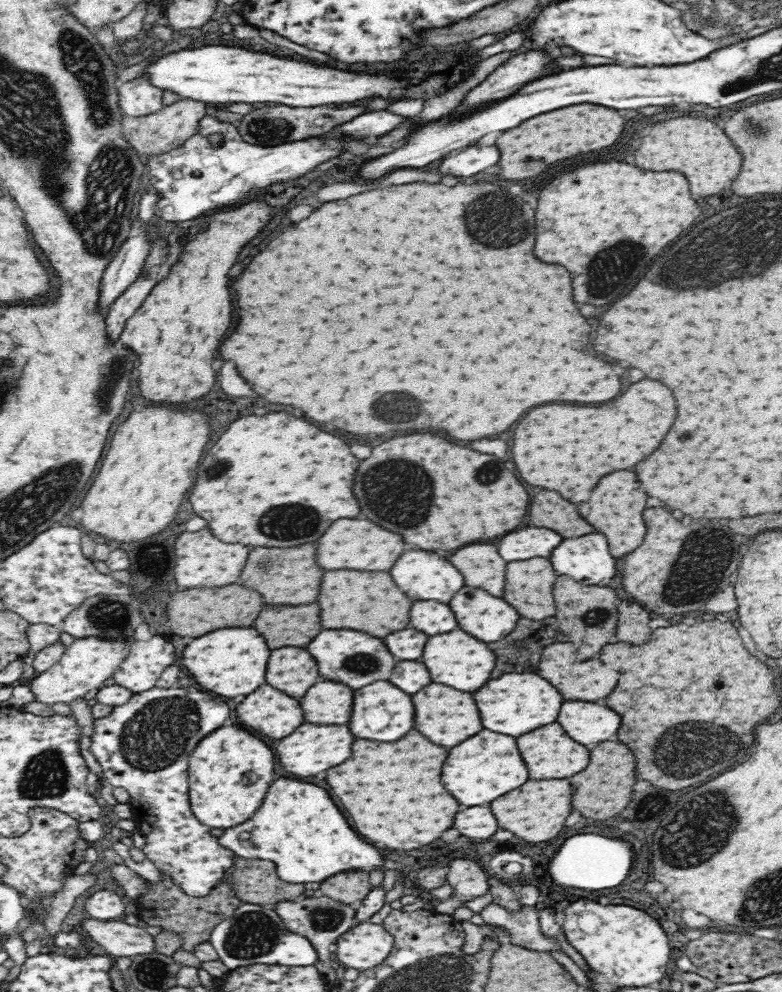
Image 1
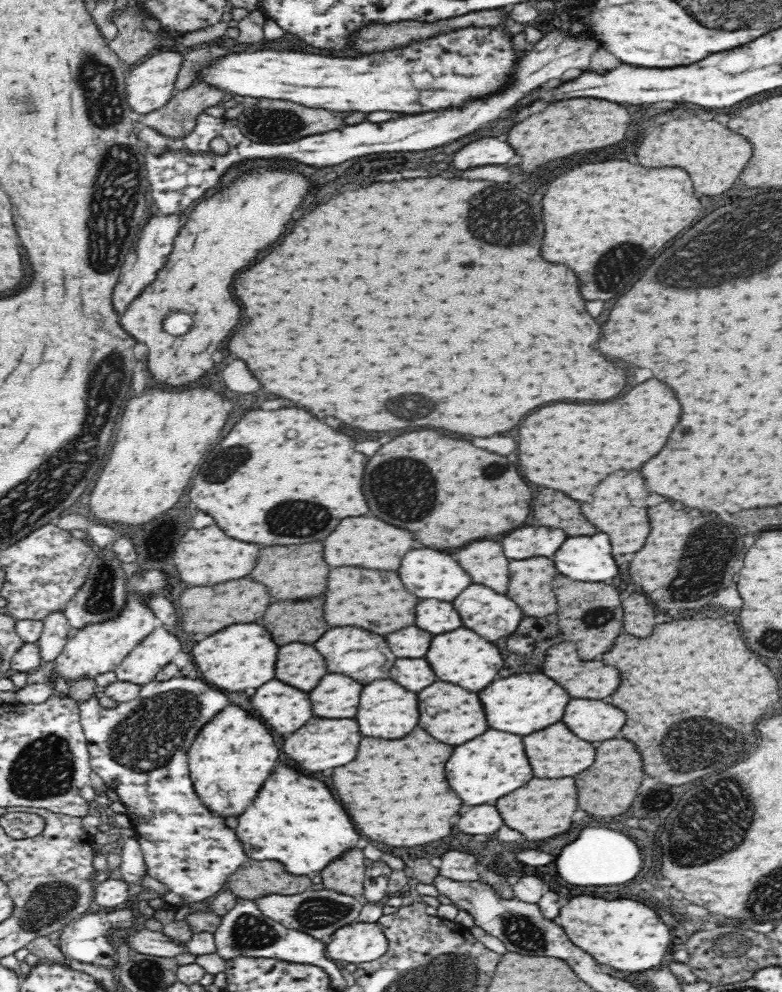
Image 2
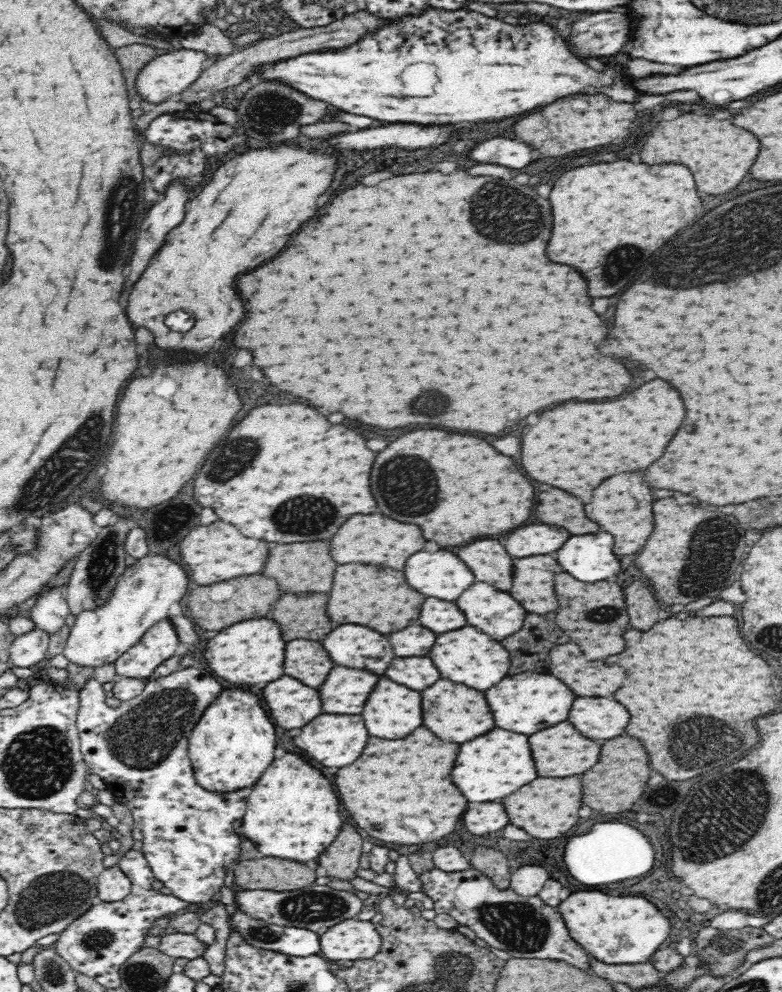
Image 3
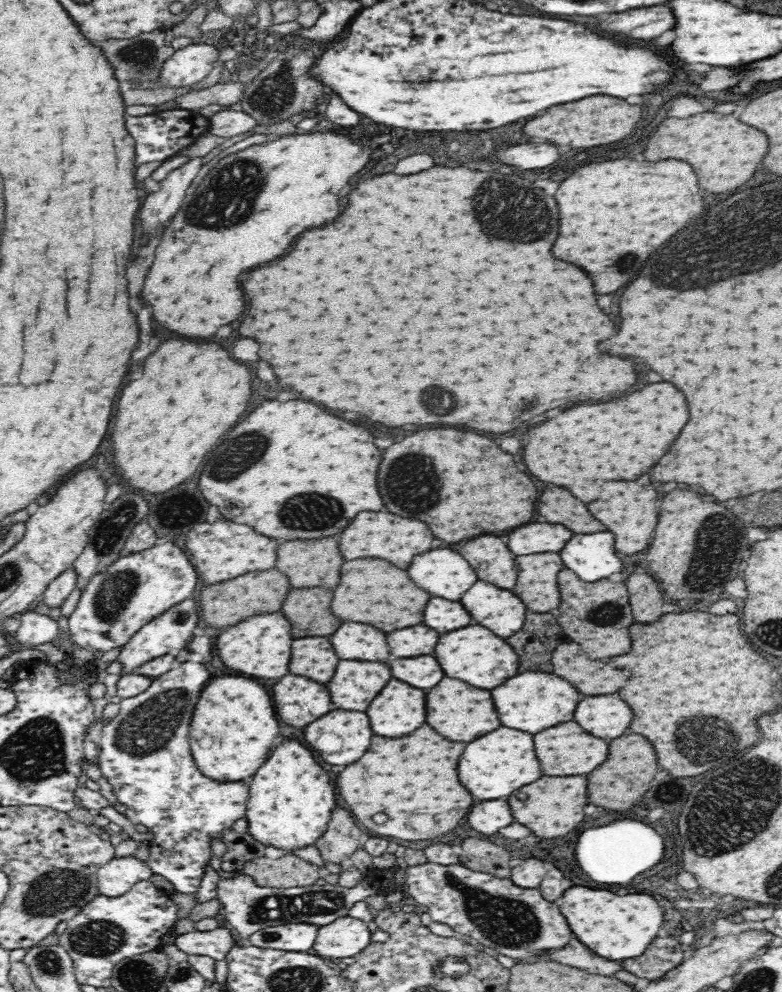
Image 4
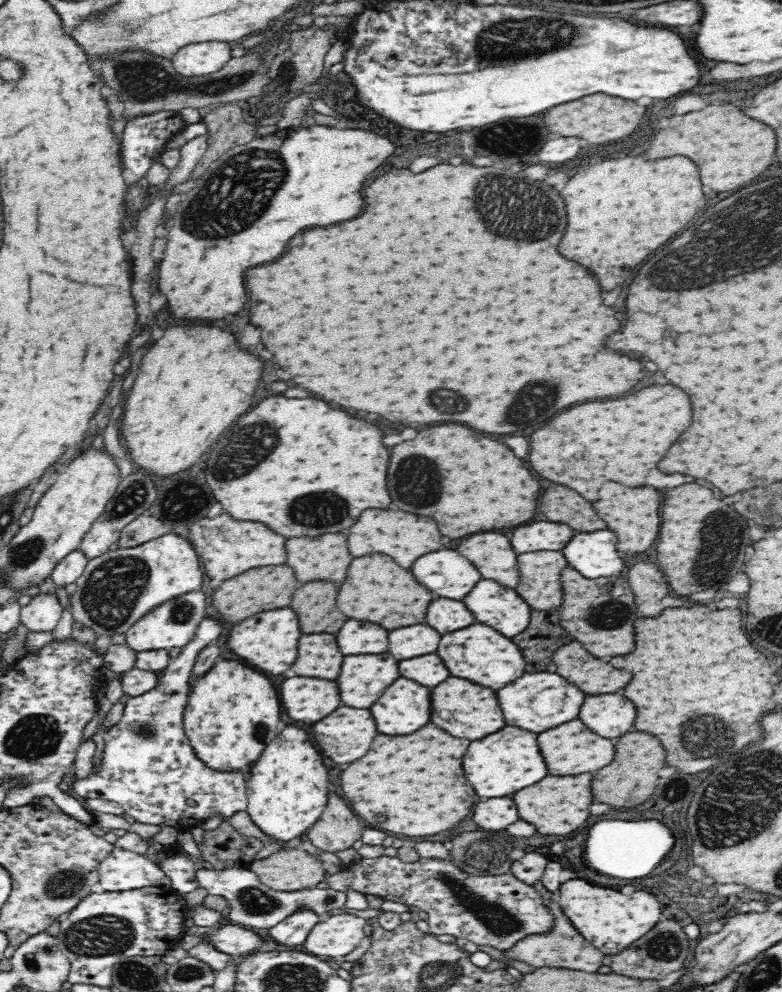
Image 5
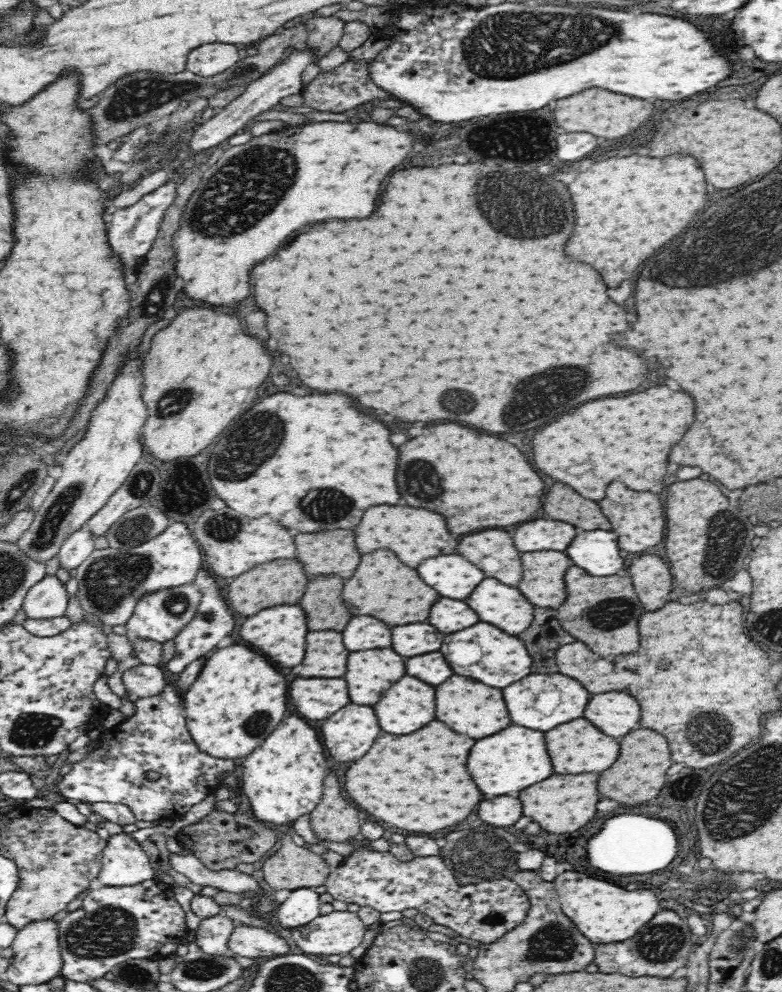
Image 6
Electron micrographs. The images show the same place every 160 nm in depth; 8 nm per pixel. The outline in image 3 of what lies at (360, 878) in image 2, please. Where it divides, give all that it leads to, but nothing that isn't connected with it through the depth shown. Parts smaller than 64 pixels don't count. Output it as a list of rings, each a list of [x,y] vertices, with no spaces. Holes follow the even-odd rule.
[[[344,824],[338,838],[322,852],[320,856],[320,872],[330,878],[350,880],[356,876],[358,860],[362,856],[362,836],[354,826]]]

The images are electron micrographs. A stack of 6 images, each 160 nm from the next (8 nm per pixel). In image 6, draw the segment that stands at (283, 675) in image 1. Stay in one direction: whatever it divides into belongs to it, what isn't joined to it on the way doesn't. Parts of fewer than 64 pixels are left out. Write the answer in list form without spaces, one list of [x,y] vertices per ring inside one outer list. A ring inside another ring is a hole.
[[[320,630],[310,632],[306,636],[306,658],[302,662],[300,676],[318,676],[318,678],[330,678],[330,676],[344,676],[346,672],[346,658],[348,650],[342,644],[342,634],[334,630]]]

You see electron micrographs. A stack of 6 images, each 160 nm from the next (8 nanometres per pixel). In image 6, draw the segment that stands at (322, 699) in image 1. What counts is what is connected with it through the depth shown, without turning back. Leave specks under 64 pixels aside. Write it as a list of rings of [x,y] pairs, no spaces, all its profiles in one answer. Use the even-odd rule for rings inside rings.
[[[392,648],[362,650],[348,656],[348,690],[354,704],[376,704],[382,694],[402,676],[404,658]]]

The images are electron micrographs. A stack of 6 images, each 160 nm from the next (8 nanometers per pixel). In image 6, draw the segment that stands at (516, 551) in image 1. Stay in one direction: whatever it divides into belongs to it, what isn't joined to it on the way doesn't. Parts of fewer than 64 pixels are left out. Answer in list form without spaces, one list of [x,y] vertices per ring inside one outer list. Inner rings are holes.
[[[532,520],[516,528],[514,544],[520,552],[536,550],[566,550],[574,540],[576,530],[572,524],[560,520]]]

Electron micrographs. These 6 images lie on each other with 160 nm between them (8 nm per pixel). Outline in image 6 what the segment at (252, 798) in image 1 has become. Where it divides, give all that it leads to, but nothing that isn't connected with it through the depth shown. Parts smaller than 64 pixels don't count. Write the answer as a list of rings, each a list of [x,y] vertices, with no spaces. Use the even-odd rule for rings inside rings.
[[[244,644],[217,650],[202,664],[198,678],[182,694],[184,715],[193,741],[202,752],[239,762],[286,716],[288,682],[274,664]]]

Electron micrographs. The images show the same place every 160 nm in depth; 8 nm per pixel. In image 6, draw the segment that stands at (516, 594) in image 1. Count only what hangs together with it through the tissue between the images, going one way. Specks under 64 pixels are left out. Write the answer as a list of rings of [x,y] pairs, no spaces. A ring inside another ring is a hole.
[[[530,552],[522,554],[522,566],[524,566],[524,578],[520,582],[522,594],[534,604],[542,608],[558,608],[566,600],[566,586],[564,586],[564,574],[570,568],[570,558],[564,552]]]

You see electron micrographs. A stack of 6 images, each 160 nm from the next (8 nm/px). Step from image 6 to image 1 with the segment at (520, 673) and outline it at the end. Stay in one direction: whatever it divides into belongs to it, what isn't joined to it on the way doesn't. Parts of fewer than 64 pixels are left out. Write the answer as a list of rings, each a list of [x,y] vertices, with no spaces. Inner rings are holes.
[[[452,630],[442,636],[428,638],[428,644],[422,654],[422,662],[428,666],[434,682],[448,684],[464,692],[476,692],[480,686],[484,686],[490,680],[490,672],[494,670],[496,656],[484,642],[470,636],[468,632]]]

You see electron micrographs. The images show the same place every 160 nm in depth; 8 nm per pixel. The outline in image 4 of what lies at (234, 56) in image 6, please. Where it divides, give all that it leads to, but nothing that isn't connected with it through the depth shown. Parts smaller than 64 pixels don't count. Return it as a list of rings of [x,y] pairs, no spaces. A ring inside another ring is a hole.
[[[209,40],[175,50],[163,61],[159,84],[178,88],[201,82],[211,73],[214,62],[220,58],[220,49]]]

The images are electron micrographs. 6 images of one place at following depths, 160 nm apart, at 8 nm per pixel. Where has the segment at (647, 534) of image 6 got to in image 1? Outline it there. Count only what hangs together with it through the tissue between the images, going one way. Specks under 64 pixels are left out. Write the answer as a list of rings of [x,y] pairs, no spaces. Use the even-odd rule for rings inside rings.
[[[620,470],[620,472],[612,472],[608,476],[604,476],[598,486],[592,492],[592,498],[584,504],[578,504],[580,514],[598,530],[608,538],[610,544],[610,552],[614,558],[620,558],[624,554],[634,552],[644,536],[646,536],[646,526],[642,520],[642,506],[646,504],[644,496],[642,496],[642,488],[638,484],[638,478],[634,472],[628,470]]]

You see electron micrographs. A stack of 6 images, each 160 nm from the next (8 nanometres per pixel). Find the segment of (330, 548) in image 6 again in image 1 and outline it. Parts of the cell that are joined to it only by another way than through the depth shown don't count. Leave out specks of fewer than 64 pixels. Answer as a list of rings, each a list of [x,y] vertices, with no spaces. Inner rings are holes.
[[[312,544],[294,548],[254,548],[242,570],[240,584],[260,592],[266,604],[310,604],[318,598],[322,574],[324,570],[316,564],[316,546]]]

